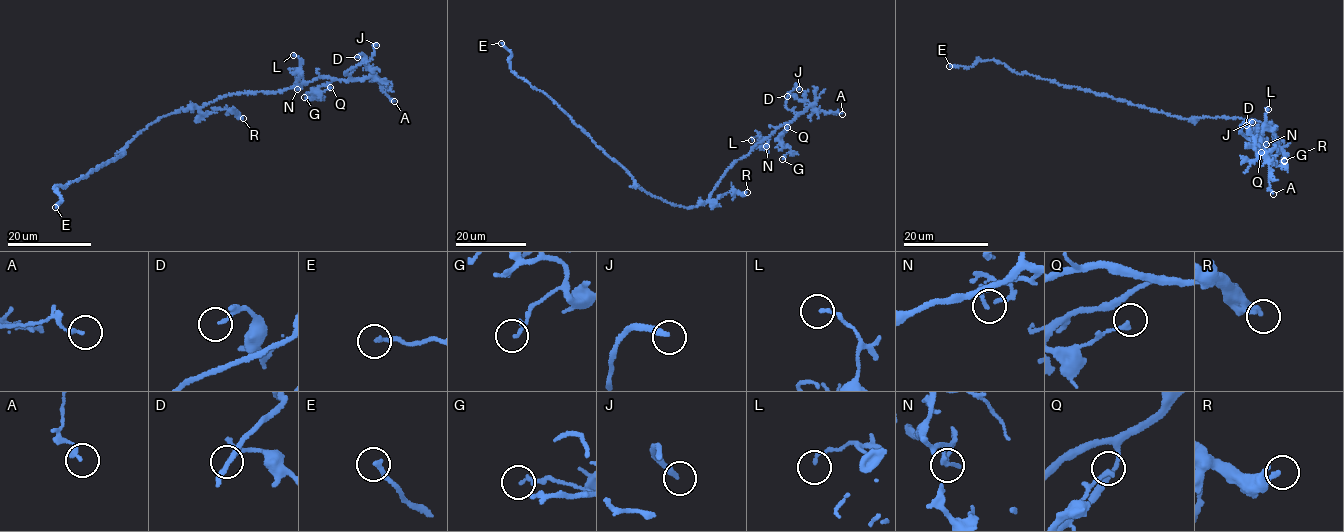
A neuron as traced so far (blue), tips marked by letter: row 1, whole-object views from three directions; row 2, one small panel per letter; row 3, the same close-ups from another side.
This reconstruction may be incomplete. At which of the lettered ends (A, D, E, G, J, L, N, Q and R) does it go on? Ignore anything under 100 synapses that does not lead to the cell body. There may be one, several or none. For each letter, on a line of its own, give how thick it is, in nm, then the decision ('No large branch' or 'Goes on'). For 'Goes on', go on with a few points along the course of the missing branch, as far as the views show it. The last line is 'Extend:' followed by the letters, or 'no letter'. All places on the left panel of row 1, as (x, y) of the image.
A: Thickness 200 nm. No large branch
D: Thickness 90 nm. No large branch
E: Thickness 190 nm. No large branch
G: Thickness 160 nm. No large branch
J: Thickness 240 nm. Goes on. Course of what is missing: (376, 45), (356, 54), (335, 57)
L: Thickness 130 nm. No large branch
N: Thickness 140 nm. No large branch
Q: Thickness 100 nm. No large branch
R: Thickness 170 nm. No large branch
Extend: J

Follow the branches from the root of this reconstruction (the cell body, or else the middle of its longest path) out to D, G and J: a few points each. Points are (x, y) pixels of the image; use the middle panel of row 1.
D: (660, 197), (685, 207), (706, 203), (736, 161), (807, 110), (806, 100), (787, 96)
G: (660, 197), (685, 207), (706, 203), (736, 161), (787, 124), (779, 139), (790, 151), (782, 159)
J: (660, 197), (685, 207), (706, 203), (736, 161), (795, 118), (796, 113), (785, 104), (795, 84), (799, 89)

